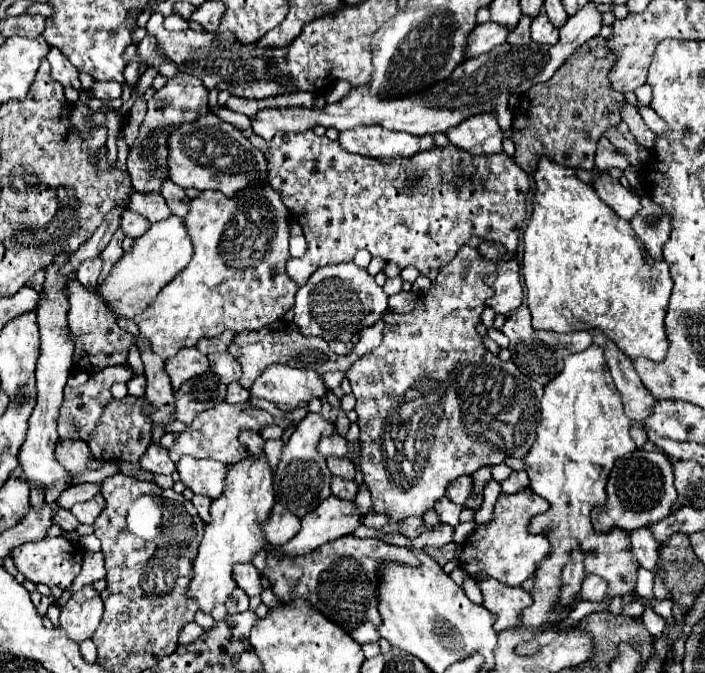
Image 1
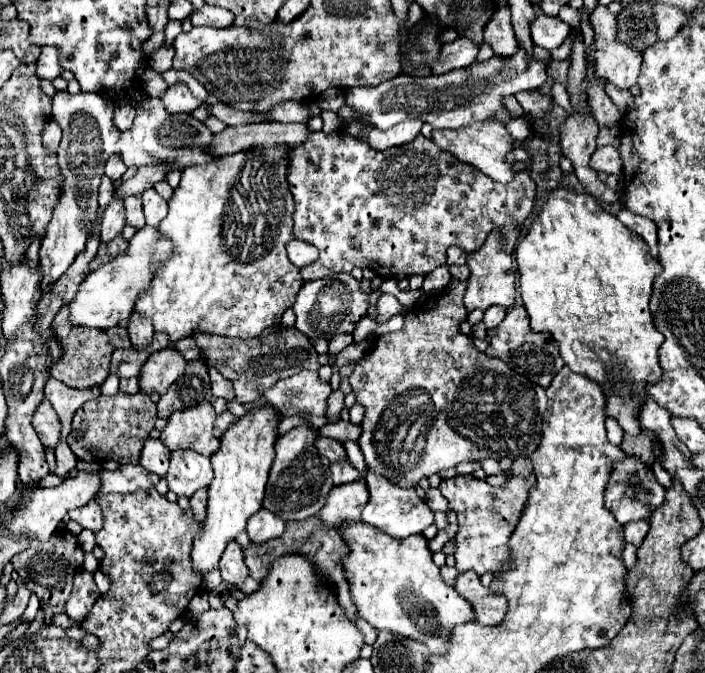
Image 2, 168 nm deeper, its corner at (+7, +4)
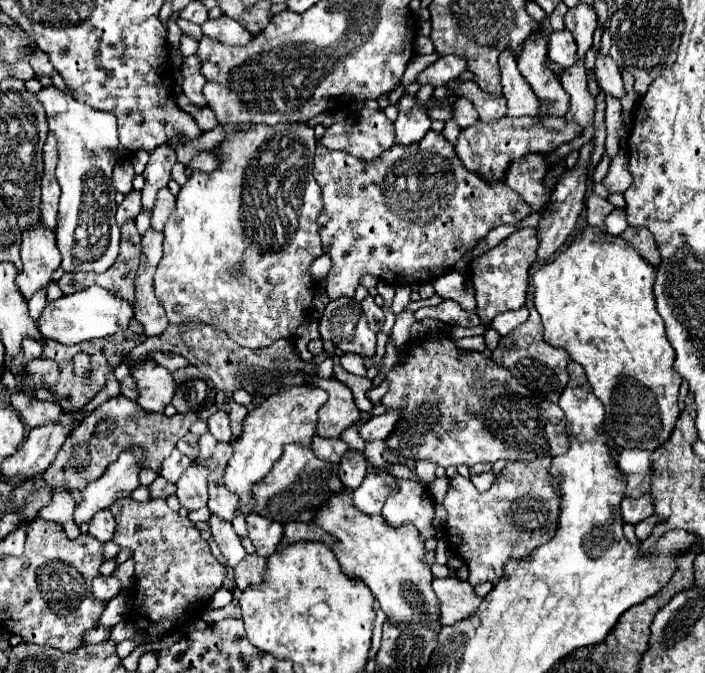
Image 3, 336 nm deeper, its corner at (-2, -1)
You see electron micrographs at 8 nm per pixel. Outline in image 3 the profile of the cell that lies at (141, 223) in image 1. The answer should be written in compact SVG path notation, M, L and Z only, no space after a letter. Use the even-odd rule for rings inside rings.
M160 145L150 153L146 171L142 173L146 179L146 185L142 189L142 209L152 211L156 203L156 193L168 185L170 181L170 169L176 163L176 153L170 145Z

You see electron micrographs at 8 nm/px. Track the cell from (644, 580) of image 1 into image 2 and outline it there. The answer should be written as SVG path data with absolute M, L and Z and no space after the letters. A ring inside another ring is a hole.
M626 543L622 552L622 558L627 570L631 570L636 564L637 547L633 544Z

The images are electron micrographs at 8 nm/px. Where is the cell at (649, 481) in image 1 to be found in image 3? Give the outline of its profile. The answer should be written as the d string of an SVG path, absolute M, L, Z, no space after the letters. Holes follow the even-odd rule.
M644 493L644 497L638 499L624 499L622 501L622 519L624 523L636 525L644 521L646 517L654 515L654 497L650 493Z

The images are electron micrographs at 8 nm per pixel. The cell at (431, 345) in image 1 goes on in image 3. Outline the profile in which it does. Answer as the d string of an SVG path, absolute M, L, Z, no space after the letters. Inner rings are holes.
M428 335L410 341L408 345L412 347L408 349L406 363L394 367L386 375L390 387L388 393L380 399L386 411L392 411L388 407L400 411L400 421L386 439L388 449L394 449L398 457L406 457L412 461L428 459L436 467L472 467L476 463L494 463L498 459L530 461L546 455L556 457L568 451L568 433L564 429L564 415L558 403L536 397L530 389L522 387L502 365L496 365L482 353L462 351L456 341L446 335Z

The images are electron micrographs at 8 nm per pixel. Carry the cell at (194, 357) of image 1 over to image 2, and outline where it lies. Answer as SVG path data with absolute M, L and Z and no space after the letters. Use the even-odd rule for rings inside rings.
M173 348L151 354L139 376L141 392L147 396L153 392L165 394L167 388L183 374L185 364L187 360L183 360L183 356L179 356L179 352L175 352Z

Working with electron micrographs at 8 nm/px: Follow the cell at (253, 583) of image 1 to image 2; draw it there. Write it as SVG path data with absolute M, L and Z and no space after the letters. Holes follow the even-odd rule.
M235 540L227 544L219 562L219 570L221 570L221 578L227 580L229 584L239 584L249 576L249 568L245 566L241 546Z

